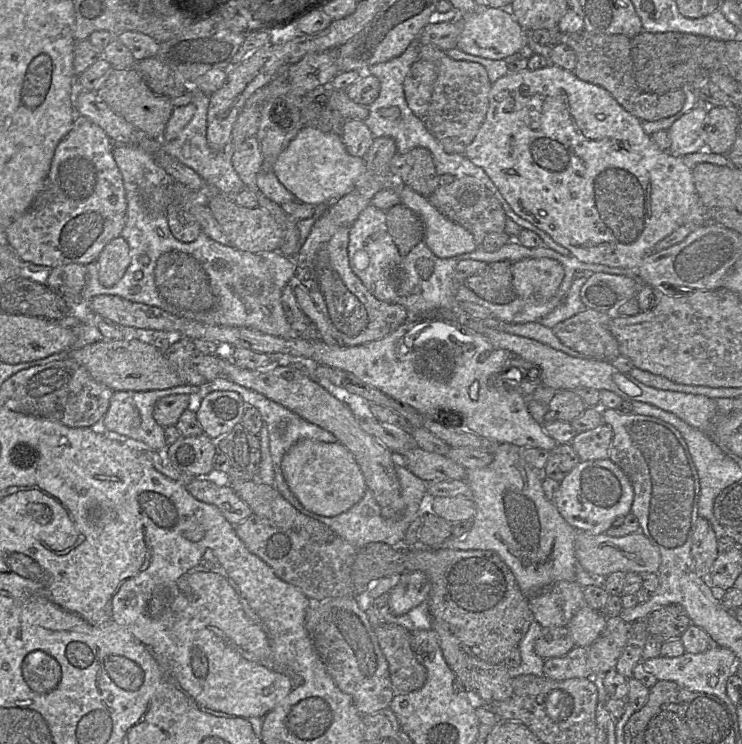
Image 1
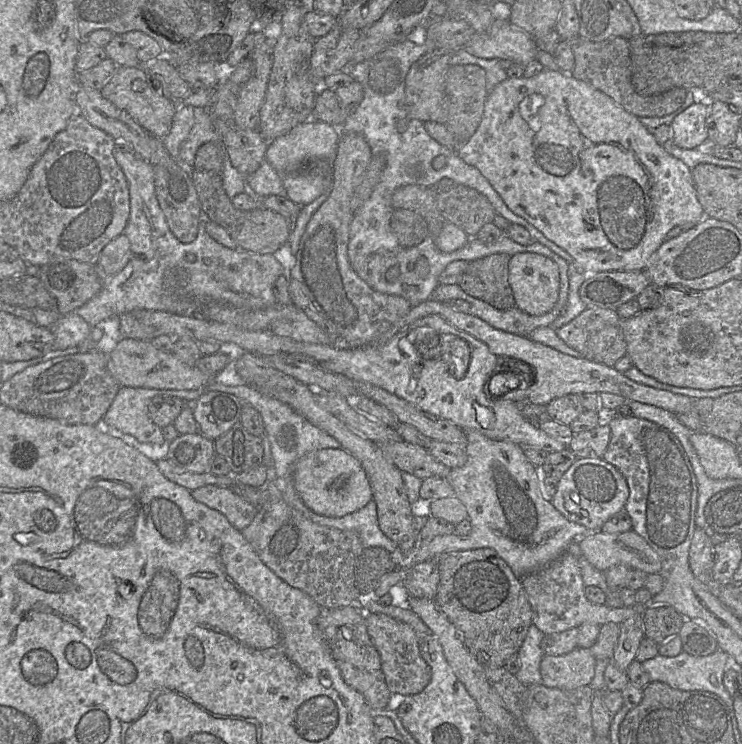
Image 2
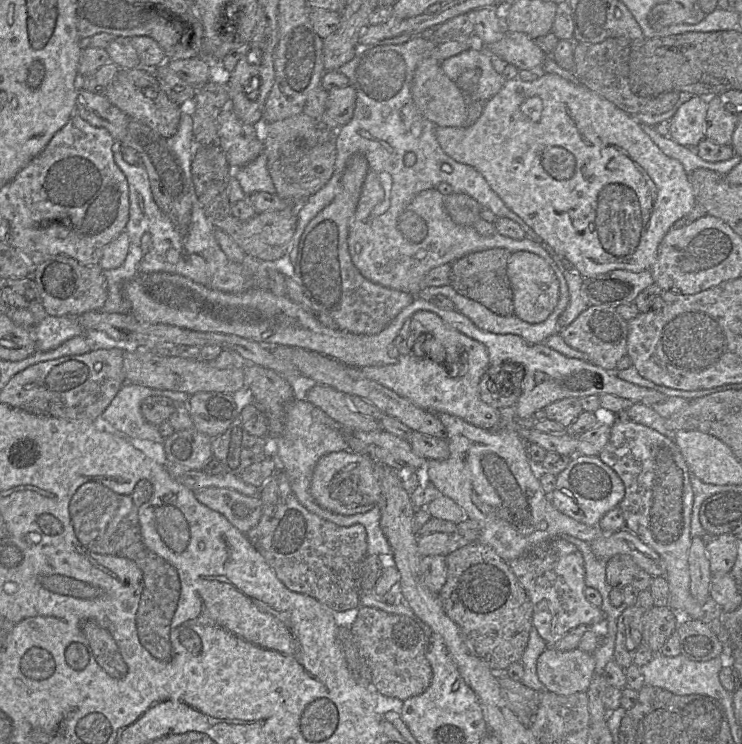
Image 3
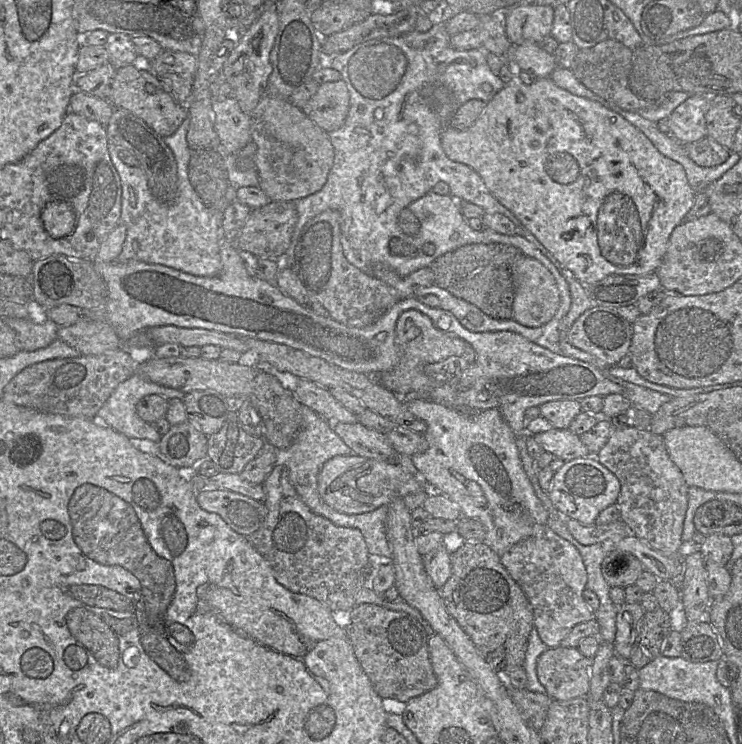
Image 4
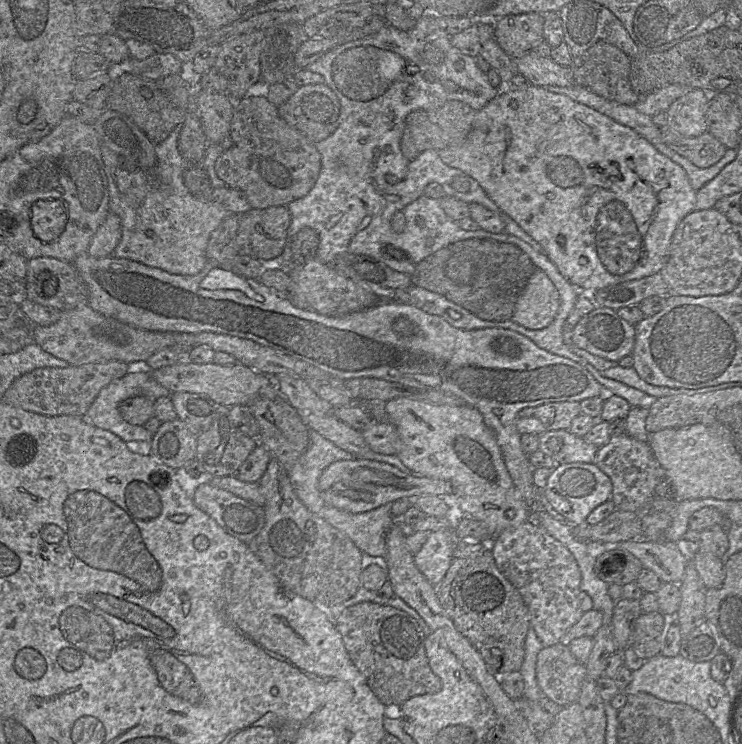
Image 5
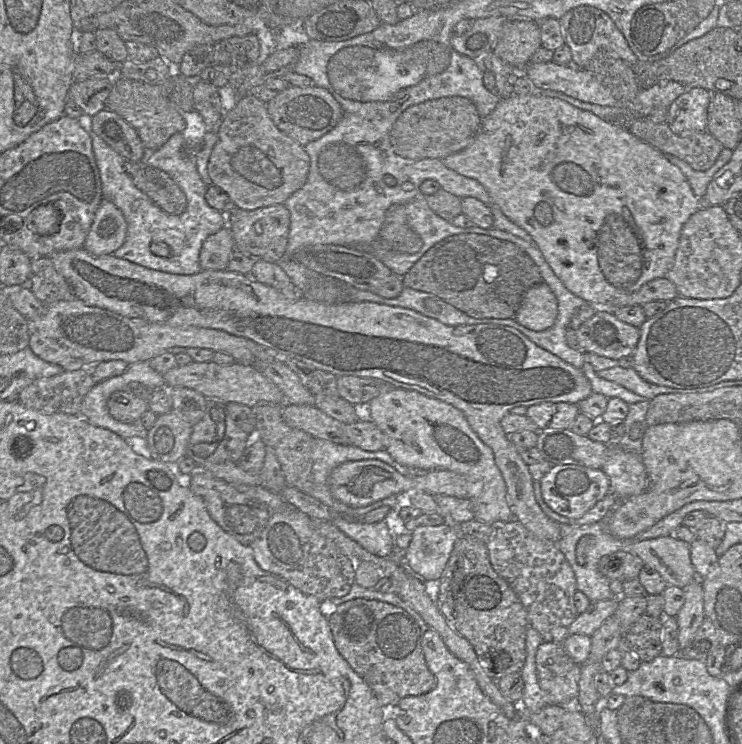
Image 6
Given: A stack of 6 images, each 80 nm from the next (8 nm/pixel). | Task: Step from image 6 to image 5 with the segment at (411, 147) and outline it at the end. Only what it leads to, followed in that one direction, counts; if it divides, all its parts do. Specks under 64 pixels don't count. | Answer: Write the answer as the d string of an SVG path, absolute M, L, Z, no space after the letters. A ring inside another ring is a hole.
M450 100L436 109L418 109L405 119L400 148L408 159L417 157L428 149L437 151L461 143L469 134L477 111L459 100Z

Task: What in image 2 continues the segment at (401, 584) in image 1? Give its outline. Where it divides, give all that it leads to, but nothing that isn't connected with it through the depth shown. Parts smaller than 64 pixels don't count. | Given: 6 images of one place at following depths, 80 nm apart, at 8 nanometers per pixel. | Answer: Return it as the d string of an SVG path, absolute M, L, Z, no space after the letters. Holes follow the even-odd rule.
M433 560L420 562L404 572L402 585L409 597L434 599L440 576Z

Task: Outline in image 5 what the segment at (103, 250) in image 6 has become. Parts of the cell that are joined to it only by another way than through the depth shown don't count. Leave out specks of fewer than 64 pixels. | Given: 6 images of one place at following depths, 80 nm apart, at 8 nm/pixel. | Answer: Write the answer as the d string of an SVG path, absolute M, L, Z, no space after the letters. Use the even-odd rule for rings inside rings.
M109 212L91 239L87 253L95 258L105 258L113 254L122 236L120 218Z

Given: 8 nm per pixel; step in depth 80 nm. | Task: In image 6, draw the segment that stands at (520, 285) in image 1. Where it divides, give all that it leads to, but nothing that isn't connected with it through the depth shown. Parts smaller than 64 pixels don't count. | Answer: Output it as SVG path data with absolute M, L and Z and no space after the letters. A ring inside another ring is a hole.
M541 282L524 295L514 319L533 331L550 328L557 318L558 302L550 287Z

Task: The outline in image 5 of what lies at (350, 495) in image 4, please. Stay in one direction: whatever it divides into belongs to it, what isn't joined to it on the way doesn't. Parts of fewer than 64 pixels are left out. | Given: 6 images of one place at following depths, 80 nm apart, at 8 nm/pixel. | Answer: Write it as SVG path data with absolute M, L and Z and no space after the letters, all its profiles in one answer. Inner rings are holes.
M366 459L333 462L322 472L318 489L328 505L351 513L363 513L402 498L421 496L447 498L450 503L455 503L452 485L445 480L407 475L388 463Z

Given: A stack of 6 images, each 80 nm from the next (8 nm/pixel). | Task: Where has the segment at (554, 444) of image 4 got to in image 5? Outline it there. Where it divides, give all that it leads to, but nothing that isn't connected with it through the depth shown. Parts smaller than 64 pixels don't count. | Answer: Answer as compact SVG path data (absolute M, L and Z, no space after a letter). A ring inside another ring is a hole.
M569 429L546 430L539 435L539 450L557 464L594 463L598 449Z

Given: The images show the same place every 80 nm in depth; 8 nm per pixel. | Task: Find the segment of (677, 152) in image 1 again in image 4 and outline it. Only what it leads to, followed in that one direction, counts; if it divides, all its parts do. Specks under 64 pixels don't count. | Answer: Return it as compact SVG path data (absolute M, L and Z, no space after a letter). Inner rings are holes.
M690 95L668 116L670 135L681 144L707 136L706 114L709 96Z

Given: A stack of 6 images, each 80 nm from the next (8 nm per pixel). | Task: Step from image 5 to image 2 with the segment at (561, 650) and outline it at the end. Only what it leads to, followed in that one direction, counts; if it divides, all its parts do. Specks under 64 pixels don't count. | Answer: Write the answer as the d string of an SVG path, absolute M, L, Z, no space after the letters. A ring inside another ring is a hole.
M576 647L569 653L544 655L540 663L542 685L560 690L574 690L590 685L596 658L590 649Z

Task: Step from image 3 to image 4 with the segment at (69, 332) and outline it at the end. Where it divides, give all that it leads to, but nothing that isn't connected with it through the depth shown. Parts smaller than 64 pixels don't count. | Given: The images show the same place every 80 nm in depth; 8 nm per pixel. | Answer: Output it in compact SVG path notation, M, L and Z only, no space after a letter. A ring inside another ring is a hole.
M45 314L37 317L37 321L32 321L31 319L7 319L6 322L15 332L21 351L35 351L45 348L57 339L59 326L48 319Z

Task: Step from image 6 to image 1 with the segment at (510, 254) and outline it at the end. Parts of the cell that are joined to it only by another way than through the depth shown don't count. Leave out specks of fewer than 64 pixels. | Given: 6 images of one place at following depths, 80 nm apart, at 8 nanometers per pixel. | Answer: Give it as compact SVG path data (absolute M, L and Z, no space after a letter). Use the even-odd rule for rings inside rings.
M508 260L487 264L483 271L468 277L463 284L482 299L494 304L508 304L516 298L512 262Z

